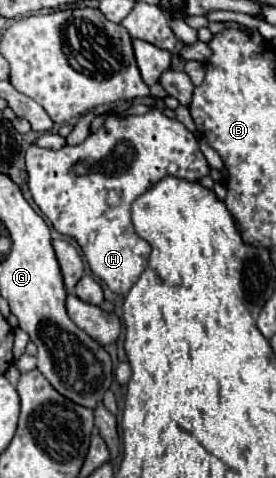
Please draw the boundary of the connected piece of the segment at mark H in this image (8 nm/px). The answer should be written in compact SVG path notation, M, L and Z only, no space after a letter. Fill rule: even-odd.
M151 108L145 116L125 116L125 118L109 116L107 122L97 132L91 132L85 138L85 142L77 146L47 150L31 144L25 160L27 160L27 182L35 204L51 220L53 228L59 234L71 236L81 246L93 274L99 276L115 294L123 296L139 280L149 256L149 244L133 232L129 212L131 202L143 192L147 192L157 180L161 180L161 176L171 174L195 182L201 176L209 174L209 164L199 150L197 138L181 122L167 118L157 108Z

